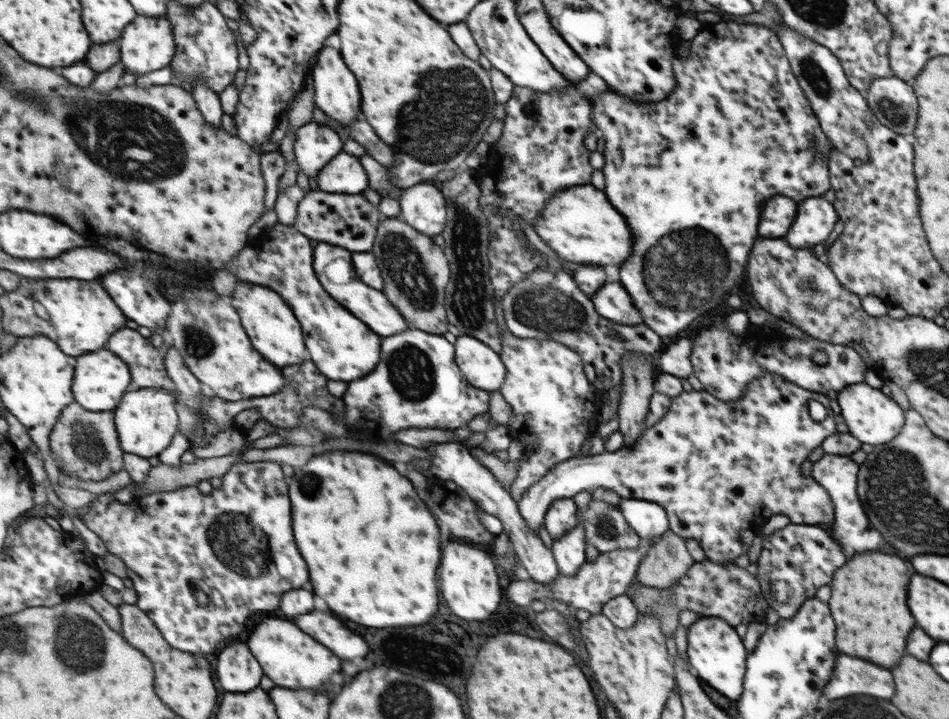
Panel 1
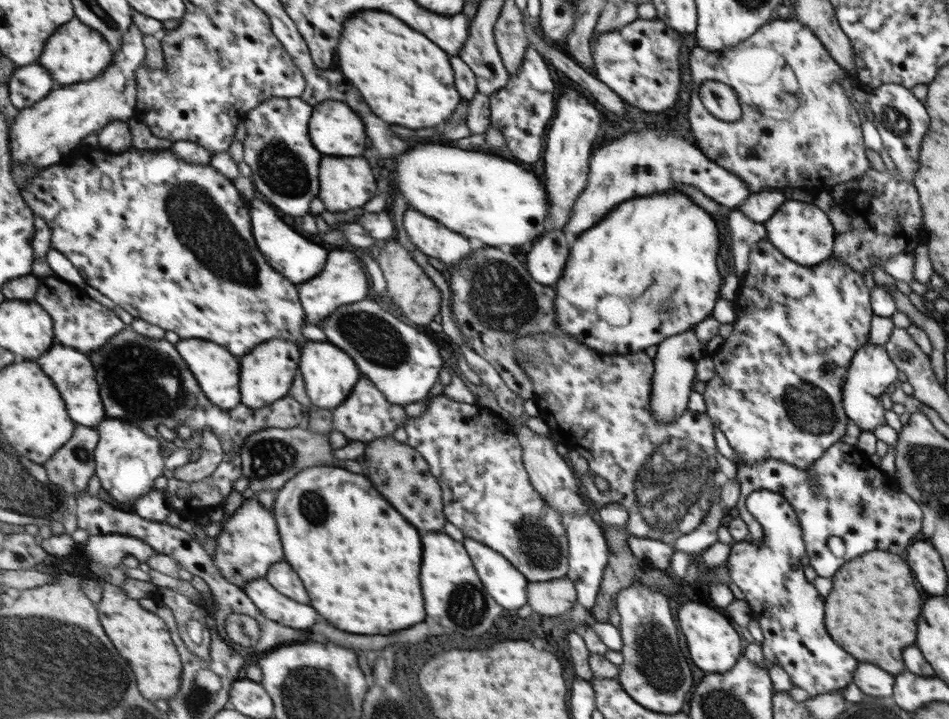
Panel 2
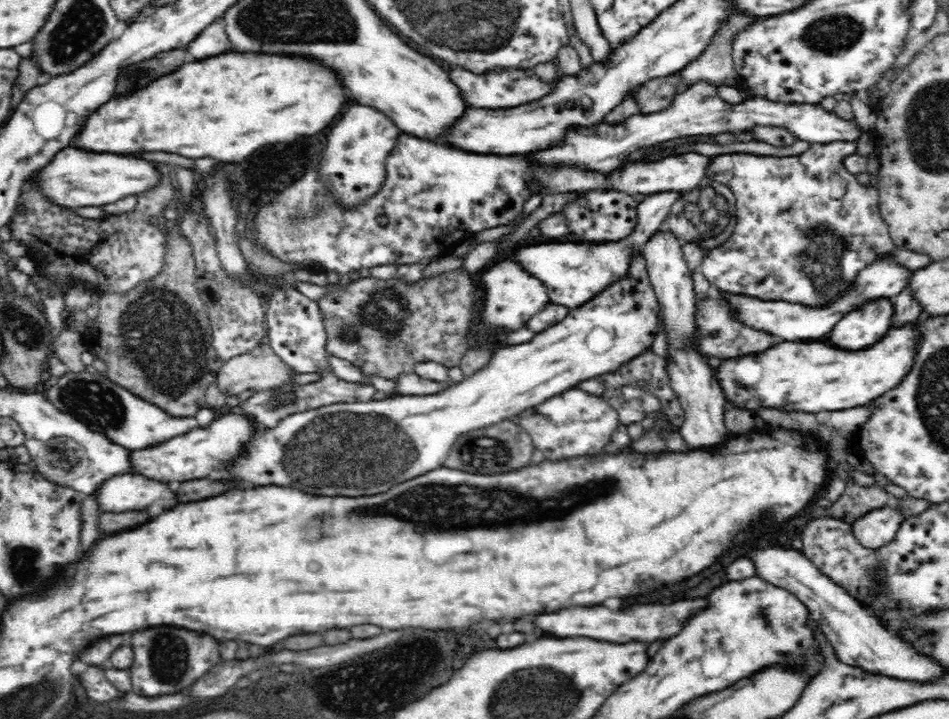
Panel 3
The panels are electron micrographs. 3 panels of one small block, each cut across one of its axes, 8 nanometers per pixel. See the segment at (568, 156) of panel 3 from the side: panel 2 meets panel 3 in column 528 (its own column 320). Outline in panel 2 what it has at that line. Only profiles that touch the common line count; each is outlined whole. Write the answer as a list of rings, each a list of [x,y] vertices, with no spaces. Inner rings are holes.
[[[273,98],[255,108],[245,120],[247,138],[243,140],[243,144],[245,144],[245,164],[253,172],[251,182],[255,184],[257,196],[271,200],[271,204],[275,204],[275,208],[279,208],[283,214],[291,216],[309,214],[313,198],[321,196],[321,162],[325,154],[319,152],[317,146],[313,144],[311,136],[313,112],[315,106],[305,102],[303,98]]]

